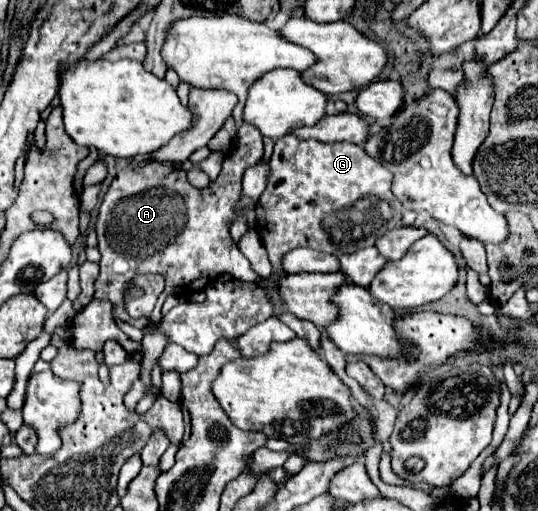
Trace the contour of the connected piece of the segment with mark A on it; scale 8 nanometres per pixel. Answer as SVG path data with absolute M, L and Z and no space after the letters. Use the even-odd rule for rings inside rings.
M241 124L235 148L225 156L219 178L207 188L199 190L191 186L183 170L157 162L119 170L97 216L95 230L101 252L101 274L95 282L95 298L109 300L113 304L115 318L144 330L150 322L159 324L165 296L187 296L199 292L221 274L229 273L236 280L252 281L266 290L274 305L274 316L279 317L283 313L282 302L275 288L273 294L273 286L280 274L274 271L267 280L260 281L238 246L229 240L229 226L237 218L241 202L243 172L249 164L257 164L261 156L261 132L257 132L253 124ZM141 272L161 272L165 276L165 290L149 319L132 319L125 310L125 298L142 295L141 288L130 285L131 280Z

